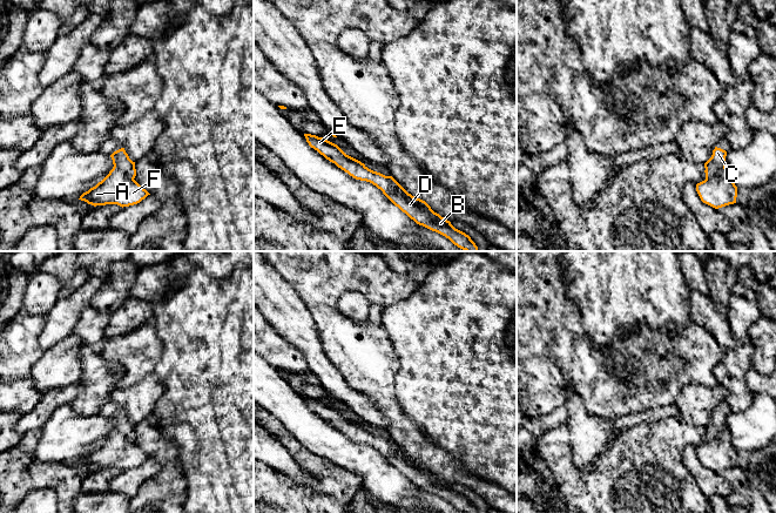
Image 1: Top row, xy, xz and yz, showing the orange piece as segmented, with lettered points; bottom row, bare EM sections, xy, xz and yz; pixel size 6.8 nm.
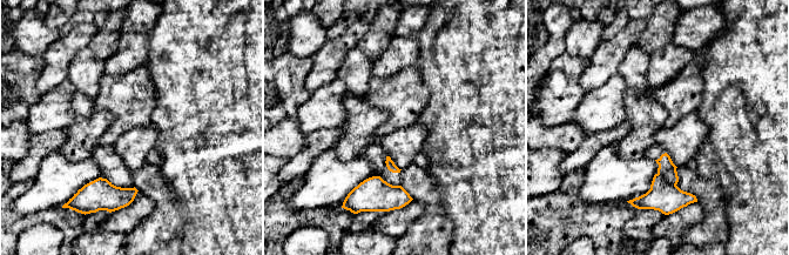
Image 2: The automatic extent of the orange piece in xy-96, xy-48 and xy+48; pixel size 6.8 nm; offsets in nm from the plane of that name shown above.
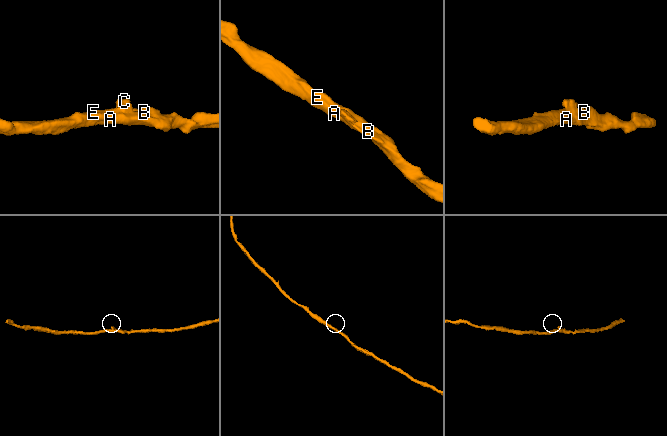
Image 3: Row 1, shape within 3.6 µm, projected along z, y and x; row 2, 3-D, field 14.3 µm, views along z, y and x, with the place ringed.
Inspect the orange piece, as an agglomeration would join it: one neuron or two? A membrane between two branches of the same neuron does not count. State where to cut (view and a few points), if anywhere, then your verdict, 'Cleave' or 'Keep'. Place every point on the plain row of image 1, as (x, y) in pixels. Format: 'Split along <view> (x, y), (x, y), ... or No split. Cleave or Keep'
Split along xy (114, 429), (133, 443). Cleave

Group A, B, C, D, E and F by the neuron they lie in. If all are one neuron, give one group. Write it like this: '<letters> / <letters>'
A B D E F / C

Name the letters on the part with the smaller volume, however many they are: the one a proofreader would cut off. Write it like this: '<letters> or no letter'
C

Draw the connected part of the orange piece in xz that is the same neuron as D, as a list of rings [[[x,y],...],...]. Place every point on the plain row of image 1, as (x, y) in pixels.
[[[304,397],[306,405],[326,423],[356,443],[376,448],[383,457],[417,487],[423,488],[448,501],[463,513],[478,513],[468,498],[456,492],[450,484],[434,475],[423,463],[409,457],[392,439],[369,432],[360,424],[346,418],[337,407],[316,398]]]

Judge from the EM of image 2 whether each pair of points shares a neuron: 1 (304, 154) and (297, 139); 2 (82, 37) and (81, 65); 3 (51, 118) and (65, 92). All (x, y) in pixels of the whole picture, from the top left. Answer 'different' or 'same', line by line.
1: different
2: different
3: same

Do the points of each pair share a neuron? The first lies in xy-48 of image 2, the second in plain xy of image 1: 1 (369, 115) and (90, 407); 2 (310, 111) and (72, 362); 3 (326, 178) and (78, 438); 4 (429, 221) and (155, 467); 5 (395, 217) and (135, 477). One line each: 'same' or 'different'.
1: same
2: same
3: same
4: different
5: same

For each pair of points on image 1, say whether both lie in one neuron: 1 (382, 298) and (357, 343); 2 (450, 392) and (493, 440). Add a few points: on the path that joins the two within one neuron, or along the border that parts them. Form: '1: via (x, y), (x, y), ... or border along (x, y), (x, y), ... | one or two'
1: via (358, 284), (344, 284), (331, 297), (333, 319) | one
2: via (461, 404), (486, 429) | one

